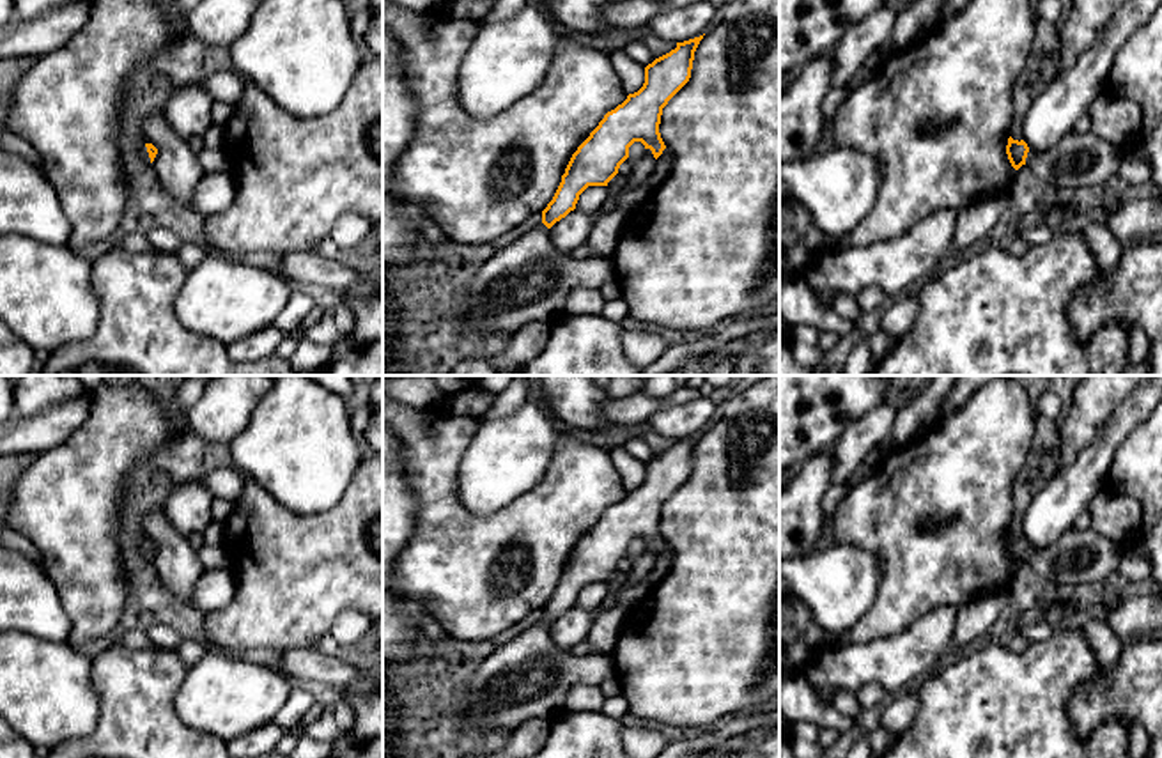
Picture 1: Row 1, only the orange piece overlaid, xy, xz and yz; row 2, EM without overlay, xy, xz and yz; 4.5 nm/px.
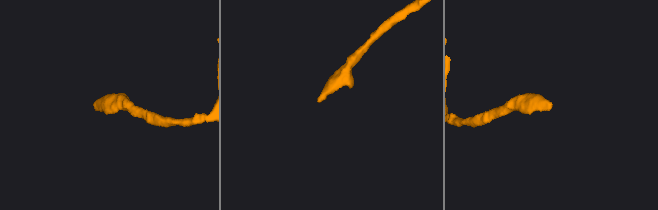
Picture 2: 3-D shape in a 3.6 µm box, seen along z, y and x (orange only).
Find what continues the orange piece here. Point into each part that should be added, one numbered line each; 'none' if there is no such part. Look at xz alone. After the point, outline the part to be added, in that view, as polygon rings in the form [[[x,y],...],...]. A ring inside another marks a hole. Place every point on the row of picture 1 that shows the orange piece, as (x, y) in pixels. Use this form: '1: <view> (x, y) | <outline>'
1: xz (528, 280) | [[[540,223],[528,234],[498,250],[473,275],[461,278],[443,305],[446,336],[450,342],[457,333],[515,331],[531,321],[556,321],[563,315],[567,294],[579,287],[600,289],[615,280],[611,259],[574,259],[562,253],[549,237],[549,228]]]

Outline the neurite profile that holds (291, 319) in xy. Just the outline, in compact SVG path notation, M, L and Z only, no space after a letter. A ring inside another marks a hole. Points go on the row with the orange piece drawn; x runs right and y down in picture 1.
M294 289L289 303L278 313L273 326L283 335L296 335L298 331L303 331L305 319L314 306L315 303L306 292Z

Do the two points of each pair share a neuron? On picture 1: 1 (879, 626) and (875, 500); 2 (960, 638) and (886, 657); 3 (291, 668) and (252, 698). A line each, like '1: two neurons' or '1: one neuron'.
1: one neuron
2: two neurons
3: two neurons

